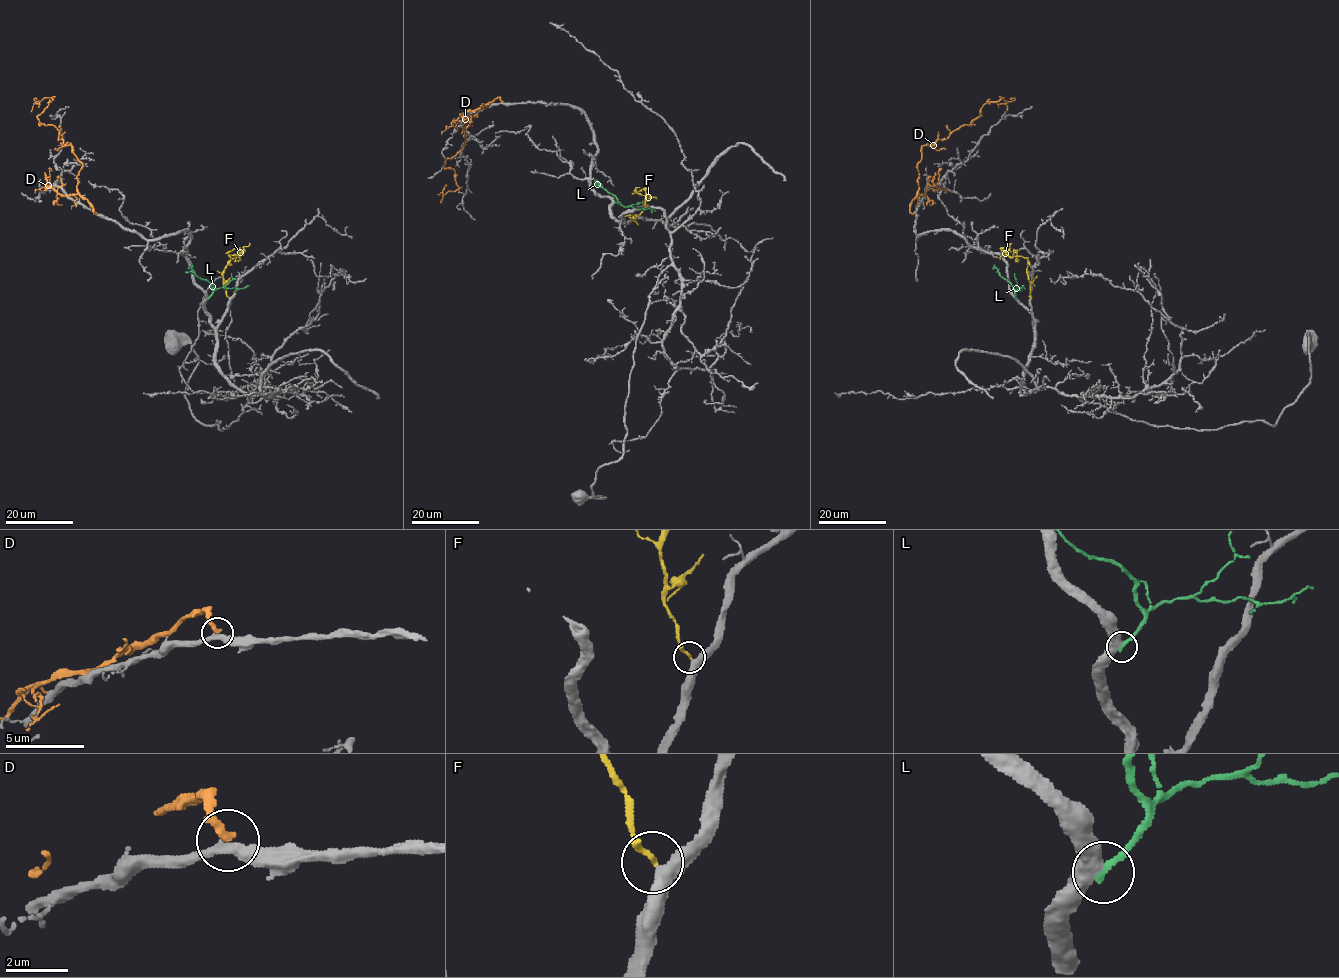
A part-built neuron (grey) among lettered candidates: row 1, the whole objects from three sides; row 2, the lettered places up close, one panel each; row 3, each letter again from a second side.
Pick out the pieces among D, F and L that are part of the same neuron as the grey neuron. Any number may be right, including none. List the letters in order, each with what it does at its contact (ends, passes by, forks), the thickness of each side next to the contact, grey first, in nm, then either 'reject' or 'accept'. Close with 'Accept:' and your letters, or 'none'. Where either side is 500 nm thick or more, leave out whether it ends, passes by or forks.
D: it ends | 360/280 nm | reject
F: it ends | 400/180 nm | accept
L: it ends | 480/240 nm | reject
Accept: F

